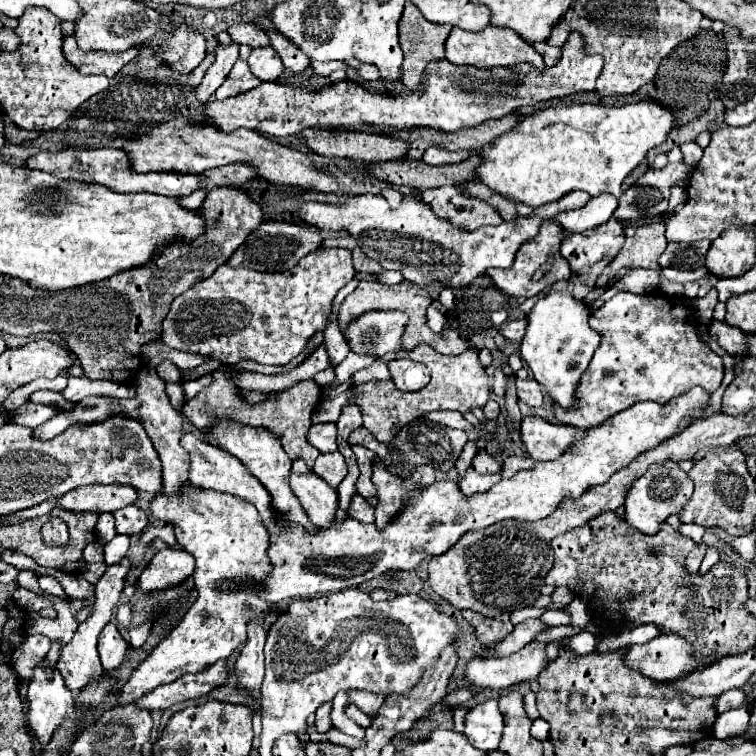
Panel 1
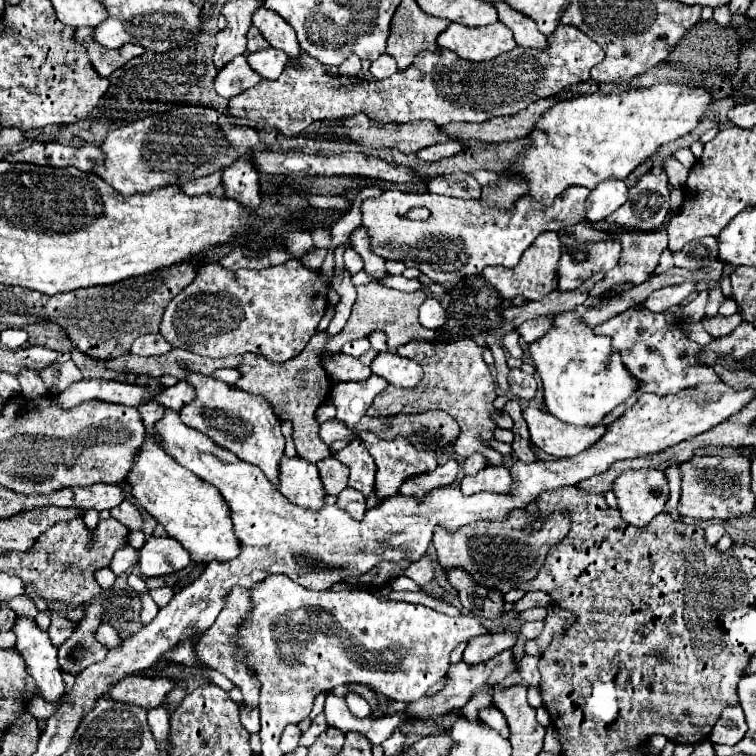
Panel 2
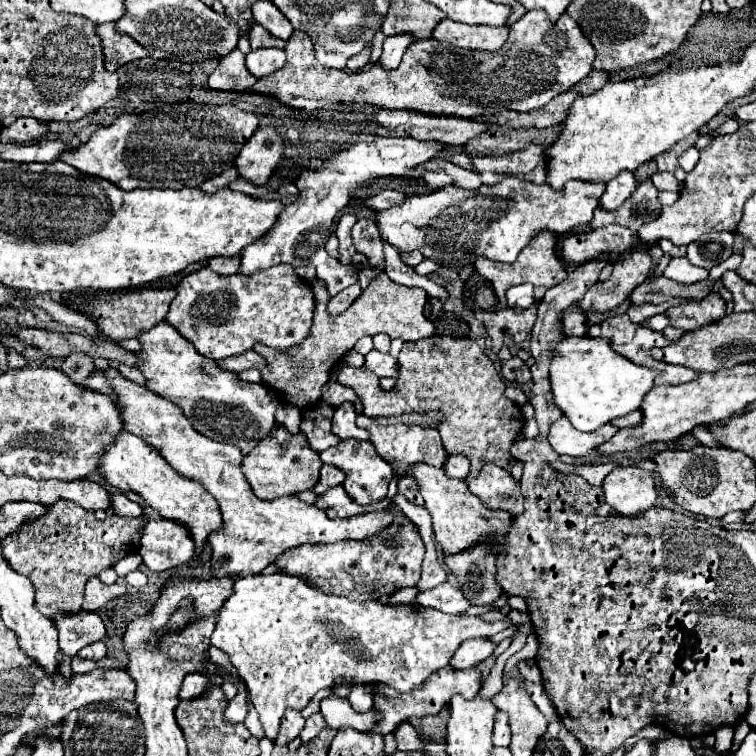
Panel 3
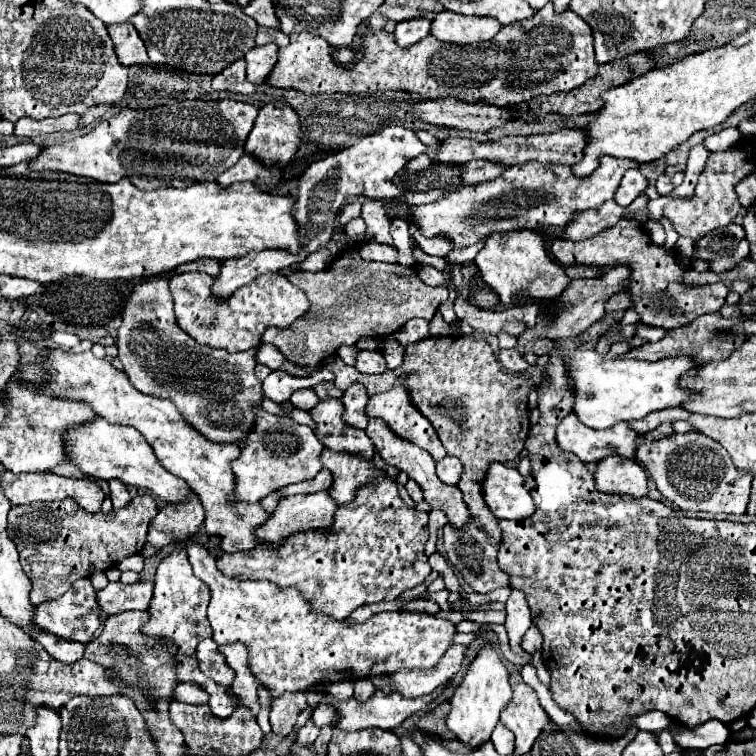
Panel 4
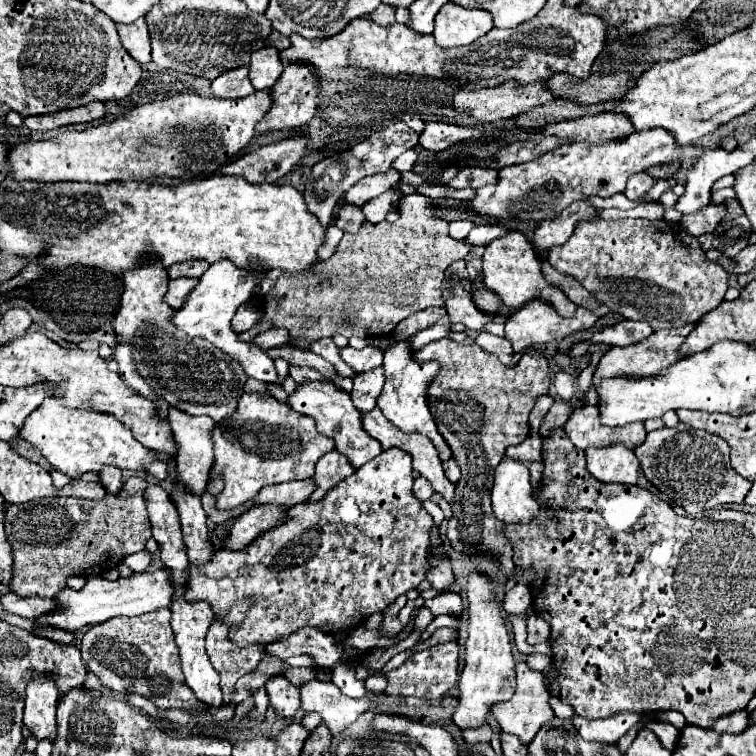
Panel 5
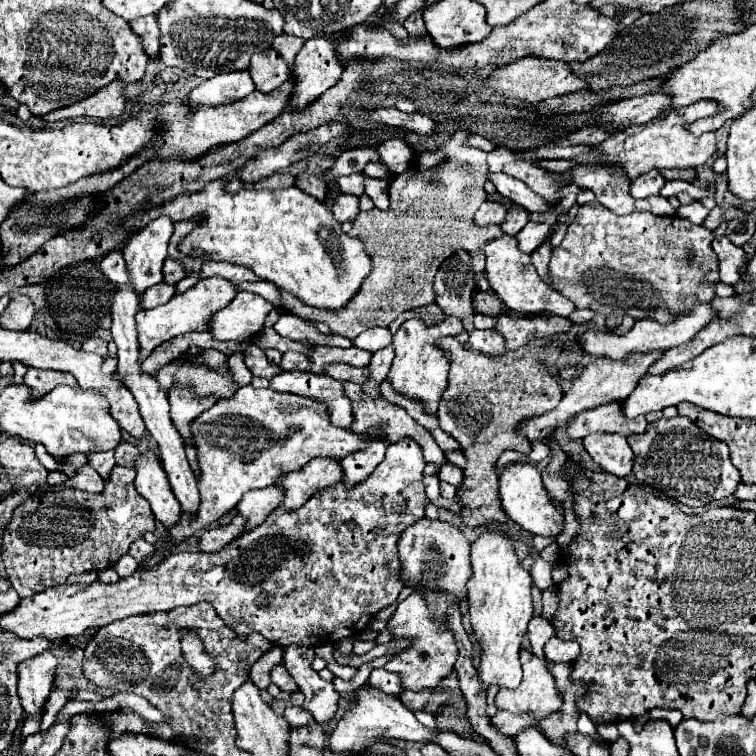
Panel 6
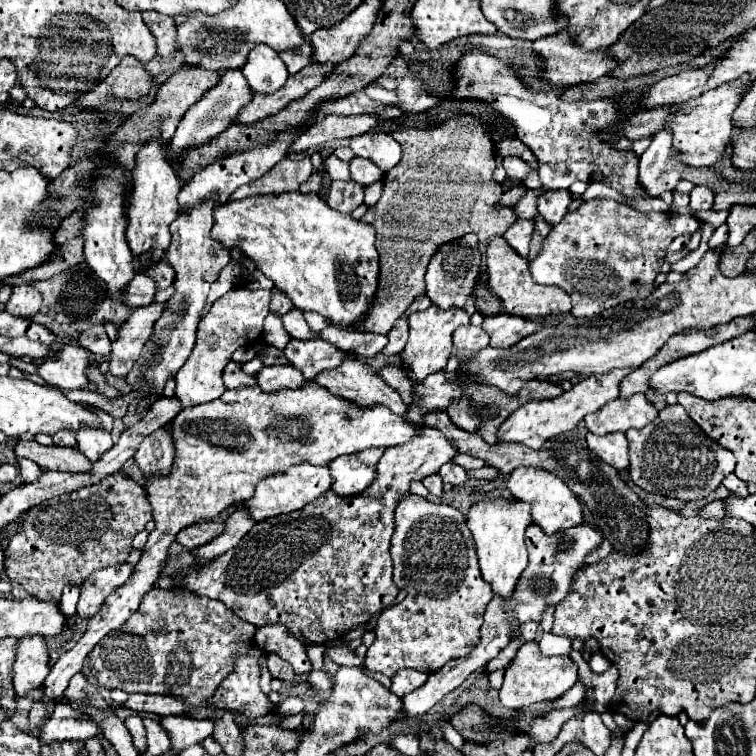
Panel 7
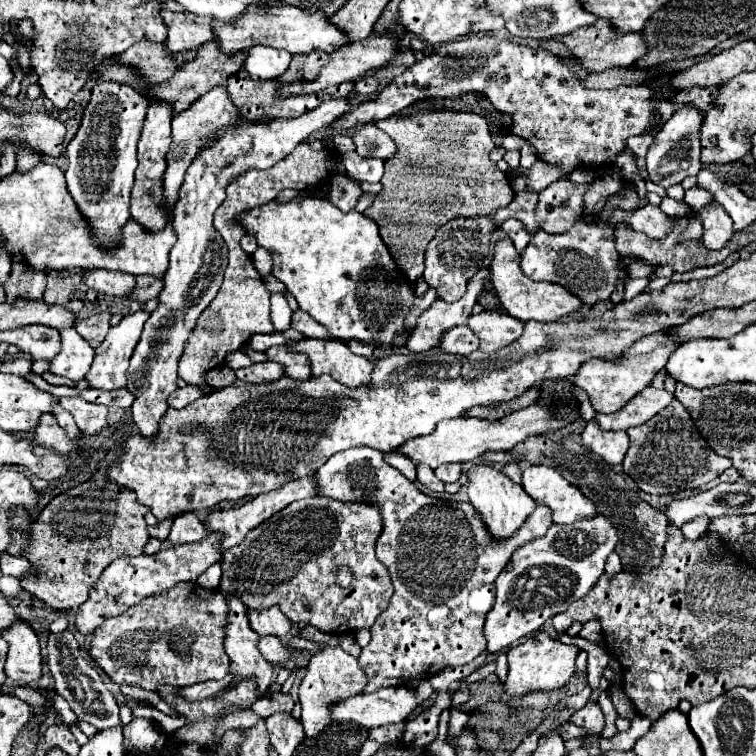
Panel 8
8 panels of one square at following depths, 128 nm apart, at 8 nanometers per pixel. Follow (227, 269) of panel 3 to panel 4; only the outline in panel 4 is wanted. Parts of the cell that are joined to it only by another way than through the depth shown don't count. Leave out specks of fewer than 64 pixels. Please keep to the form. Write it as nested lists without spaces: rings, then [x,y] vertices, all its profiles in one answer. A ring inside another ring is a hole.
[[[194,260],[194,262],[182,264],[182,266],[176,268],[174,272],[176,272],[176,274],[182,274],[182,272],[204,272],[204,274],[216,276],[218,270],[220,270],[220,262],[216,262],[216,260]]]

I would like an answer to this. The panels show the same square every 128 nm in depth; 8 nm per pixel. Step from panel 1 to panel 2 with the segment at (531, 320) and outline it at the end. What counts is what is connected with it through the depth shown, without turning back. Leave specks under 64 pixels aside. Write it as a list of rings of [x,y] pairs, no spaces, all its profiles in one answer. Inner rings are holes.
[[[562,312],[556,316],[556,326],[544,338],[530,344],[530,358],[534,360],[534,366],[540,372],[548,412],[572,426],[598,426],[606,414],[610,414],[618,404],[624,404],[640,388],[640,382],[624,368],[620,354],[612,352],[612,338],[596,336],[574,312]]]

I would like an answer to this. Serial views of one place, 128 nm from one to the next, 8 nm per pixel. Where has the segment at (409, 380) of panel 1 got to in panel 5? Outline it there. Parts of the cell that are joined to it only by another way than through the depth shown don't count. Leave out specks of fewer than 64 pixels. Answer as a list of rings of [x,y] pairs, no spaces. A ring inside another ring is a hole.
[[[346,346],[346,348],[340,348],[340,358],[346,364],[350,364],[350,368],[354,368],[356,372],[366,372],[366,370],[372,370],[382,364],[384,352],[380,348],[372,348],[372,346],[366,346],[362,350],[354,350],[354,348]]]

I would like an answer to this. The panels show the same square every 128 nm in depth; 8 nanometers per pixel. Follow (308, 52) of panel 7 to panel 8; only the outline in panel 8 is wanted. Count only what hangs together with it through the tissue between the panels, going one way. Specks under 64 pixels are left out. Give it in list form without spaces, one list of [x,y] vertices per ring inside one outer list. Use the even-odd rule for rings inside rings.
[[[310,52],[310,54],[294,54],[288,70],[280,76],[280,84],[296,84],[296,82],[312,82],[320,68],[328,62],[328,54],[324,52]]]

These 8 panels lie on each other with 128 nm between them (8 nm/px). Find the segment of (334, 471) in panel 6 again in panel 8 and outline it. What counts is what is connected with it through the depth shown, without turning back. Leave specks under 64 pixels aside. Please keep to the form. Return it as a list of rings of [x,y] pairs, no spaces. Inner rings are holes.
[[[308,474],[306,478],[300,478],[300,480],[292,480],[288,484],[284,484],[282,488],[278,490],[272,490],[272,492],[264,492],[264,494],[258,494],[254,500],[246,502],[244,506],[238,506],[238,508],[230,508],[230,510],[210,510],[206,520],[204,520],[204,528],[206,532],[222,532],[224,536],[224,544],[220,544],[220,554],[224,554],[228,548],[244,542],[246,534],[250,530],[254,530],[256,526],[260,526],[264,520],[268,520],[270,516],[274,516],[276,512],[280,512],[282,508],[286,508],[286,504],[294,502],[294,500],[302,500],[302,498],[310,498],[316,494],[316,486],[312,484],[312,474]]]

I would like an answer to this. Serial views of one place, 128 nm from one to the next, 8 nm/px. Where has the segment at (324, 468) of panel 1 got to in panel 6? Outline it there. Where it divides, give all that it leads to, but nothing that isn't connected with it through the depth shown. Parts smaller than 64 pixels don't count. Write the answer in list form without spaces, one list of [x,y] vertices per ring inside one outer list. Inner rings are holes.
[[[268,486],[262,490],[252,490],[244,494],[244,498],[238,504],[238,514],[248,520],[248,528],[244,528],[244,534],[256,528],[260,522],[266,520],[266,516],[278,508],[282,502],[282,492],[276,486]]]

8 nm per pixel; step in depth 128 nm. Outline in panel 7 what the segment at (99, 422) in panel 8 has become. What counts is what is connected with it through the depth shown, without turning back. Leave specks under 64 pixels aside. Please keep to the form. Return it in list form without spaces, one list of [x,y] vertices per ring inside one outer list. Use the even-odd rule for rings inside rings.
[[[92,406],[92,410],[96,412],[96,416],[100,416],[100,424],[104,424],[104,430],[102,428],[80,428],[80,432],[78,432],[78,450],[84,452],[88,456],[88,460],[94,462],[106,450],[110,450],[112,444],[114,444],[112,436],[110,436],[114,418],[108,412],[96,408],[96,406]]]

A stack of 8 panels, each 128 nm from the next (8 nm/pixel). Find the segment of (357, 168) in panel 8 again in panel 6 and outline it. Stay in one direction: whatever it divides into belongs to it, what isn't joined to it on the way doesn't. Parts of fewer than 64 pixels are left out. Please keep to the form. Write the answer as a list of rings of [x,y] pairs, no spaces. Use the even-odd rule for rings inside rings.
[[[364,174],[364,186],[366,186],[366,194],[370,194],[370,198],[374,200],[374,204],[382,210],[388,208],[388,182],[386,180],[376,180],[368,174]]]

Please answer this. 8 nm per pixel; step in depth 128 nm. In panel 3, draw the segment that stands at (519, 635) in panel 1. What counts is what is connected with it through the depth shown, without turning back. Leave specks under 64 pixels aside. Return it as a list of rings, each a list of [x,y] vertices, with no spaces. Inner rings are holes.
[[[472,638],[466,640],[464,644],[460,644],[460,648],[456,650],[456,654],[450,660],[450,666],[456,670],[466,670],[476,666],[478,662],[486,660],[492,652],[494,652],[494,644],[486,638]]]

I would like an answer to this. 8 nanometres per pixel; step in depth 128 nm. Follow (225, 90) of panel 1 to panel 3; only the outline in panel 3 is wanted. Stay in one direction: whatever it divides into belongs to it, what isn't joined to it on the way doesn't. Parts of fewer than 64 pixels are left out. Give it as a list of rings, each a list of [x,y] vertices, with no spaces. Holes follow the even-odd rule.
[[[238,48],[228,56],[224,56],[208,78],[210,88],[232,90],[232,92],[246,92],[254,86],[254,82],[256,78],[244,66],[244,54]]]

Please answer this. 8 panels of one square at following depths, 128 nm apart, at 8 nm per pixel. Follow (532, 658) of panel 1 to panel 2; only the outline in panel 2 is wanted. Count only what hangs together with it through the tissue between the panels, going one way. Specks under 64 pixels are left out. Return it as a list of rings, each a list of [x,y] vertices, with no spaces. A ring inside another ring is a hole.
[[[504,650],[500,652],[498,656],[494,656],[492,660],[488,660],[486,664],[476,664],[476,666],[468,666],[464,662],[458,662],[458,664],[452,664],[448,668],[448,674],[446,674],[446,686],[436,692],[434,696],[424,696],[412,704],[406,704],[406,714],[414,716],[414,718],[440,718],[452,710],[460,710],[476,690],[480,690],[480,686],[484,684],[496,684],[496,682],[502,682],[504,676],[508,676],[512,670],[516,670],[516,664],[512,662],[512,652],[510,650]]]

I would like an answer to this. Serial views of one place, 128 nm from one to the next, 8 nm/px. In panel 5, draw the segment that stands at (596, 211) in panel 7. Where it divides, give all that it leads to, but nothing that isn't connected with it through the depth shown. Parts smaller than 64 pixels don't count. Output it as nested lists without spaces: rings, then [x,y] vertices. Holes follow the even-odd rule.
[[[594,218],[594,220],[584,220],[580,224],[576,224],[574,228],[574,234],[562,244],[562,246],[556,246],[556,248],[550,248],[548,250],[548,262],[558,268],[558,272],[564,272],[572,278],[576,278],[600,304],[606,304],[610,308],[610,312],[616,312],[628,320],[644,320],[648,322],[654,330],[662,330],[662,328],[680,328],[684,324],[694,324],[698,322],[698,318],[702,314],[706,314],[708,310],[716,308],[726,290],[728,290],[728,272],[718,264],[718,262],[712,262],[706,258],[706,250],[702,248],[702,244],[698,242],[696,236],[684,232],[684,228],[680,228],[678,222],[666,222],[666,220],[646,220],[646,218],[626,218],[626,220],[604,220],[604,218]]]

